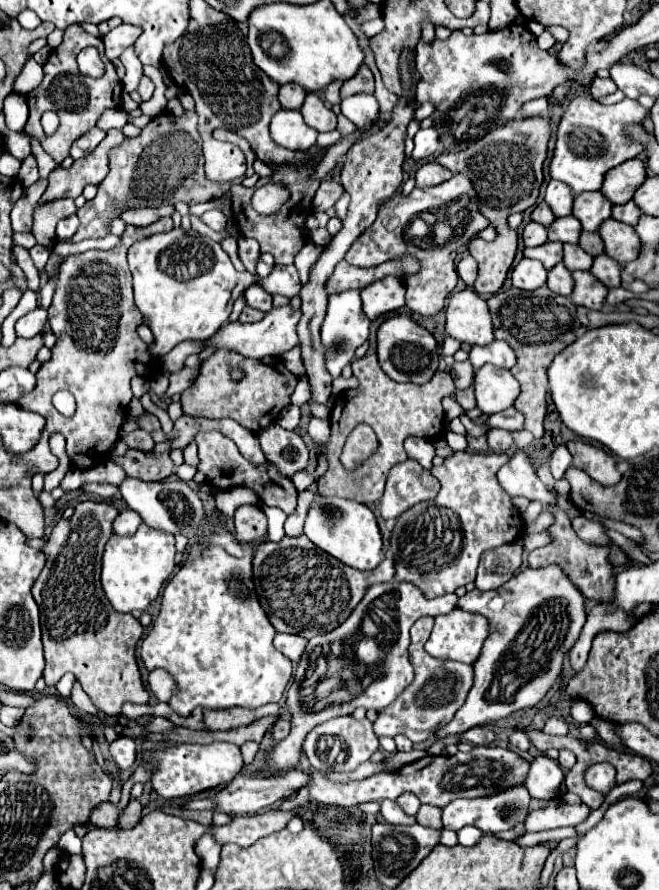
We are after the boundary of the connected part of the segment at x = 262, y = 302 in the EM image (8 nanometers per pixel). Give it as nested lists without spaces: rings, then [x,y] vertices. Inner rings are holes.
[[[257,285],[249,287],[243,291],[243,297],[245,297],[245,303],[253,309],[259,309],[259,311],[271,311],[271,295],[269,293],[263,293],[263,289],[259,289]]]

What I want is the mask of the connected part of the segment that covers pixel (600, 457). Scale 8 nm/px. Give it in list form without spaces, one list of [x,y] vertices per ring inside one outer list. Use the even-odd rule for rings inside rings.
[[[569,441],[567,449],[573,455],[573,465],[585,471],[597,483],[615,485],[621,479],[621,473],[615,465],[615,457],[609,455],[603,447],[595,447],[583,441]]]

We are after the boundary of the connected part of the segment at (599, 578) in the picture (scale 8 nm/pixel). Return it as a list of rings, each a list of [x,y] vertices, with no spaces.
[[[557,495],[557,501],[553,505],[547,505],[547,509],[553,513],[553,519],[555,519],[553,525],[545,529],[545,533],[549,533],[549,537],[551,537],[551,543],[530,552],[527,557],[528,566],[539,568],[549,565],[549,563],[557,563],[565,569],[565,573],[571,577],[571,581],[575,581],[575,585],[583,591],[583,595],[587,599],[607,601],[607,597],[611,597],[611,581],[613,581],[611,579],[613,567],[607,561],[609,549],[599,547],[599,545],[589,545],[573,533],[571,521],[567,515],[567,509],[571,509],[571,507],[573,507],[573,501],[569,499],[569,495]]]

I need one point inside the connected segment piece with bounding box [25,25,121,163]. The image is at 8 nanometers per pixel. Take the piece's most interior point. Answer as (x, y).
(79, 101)

